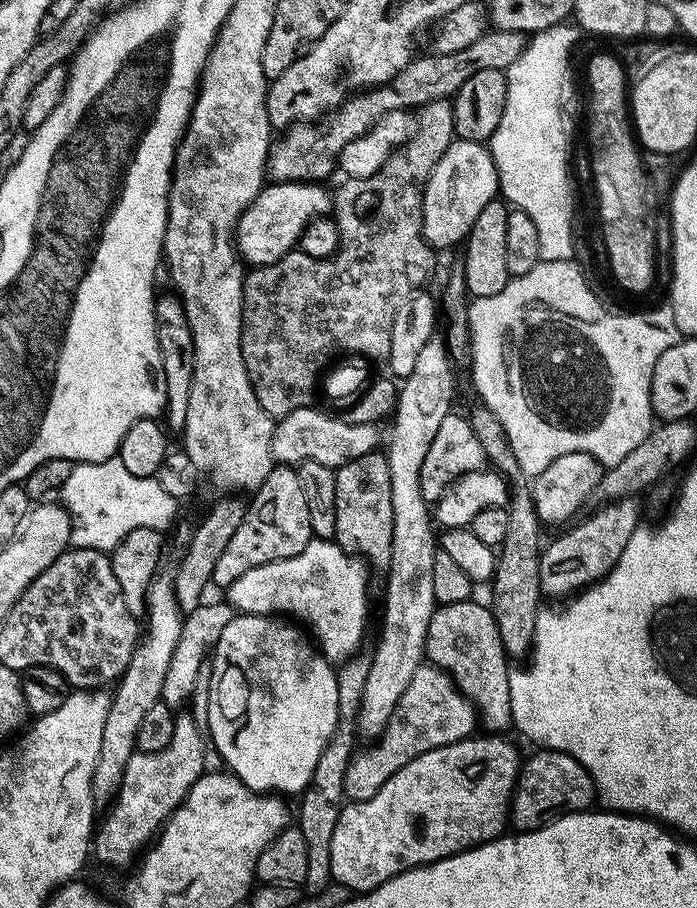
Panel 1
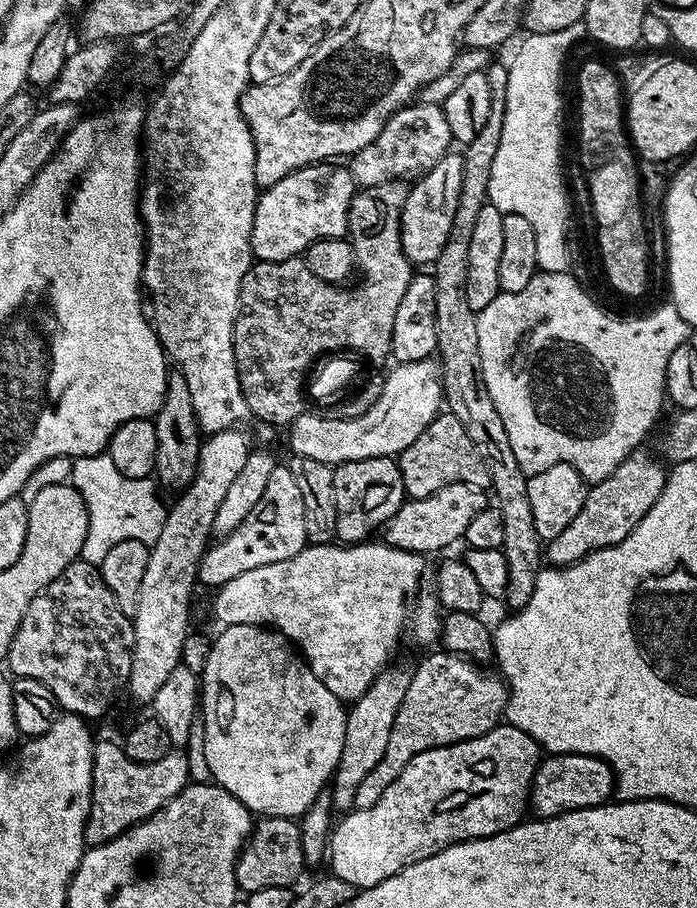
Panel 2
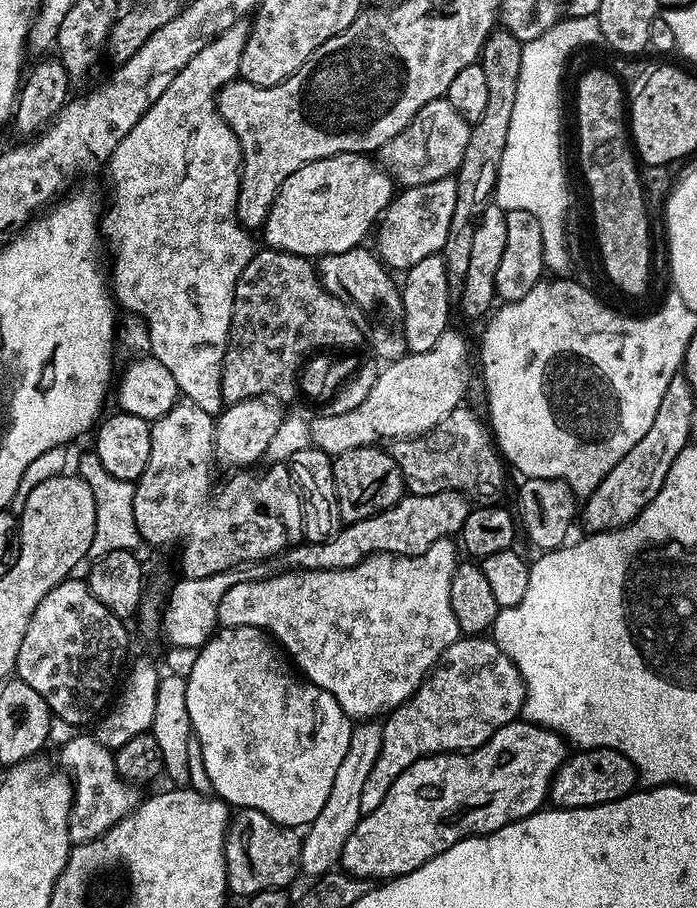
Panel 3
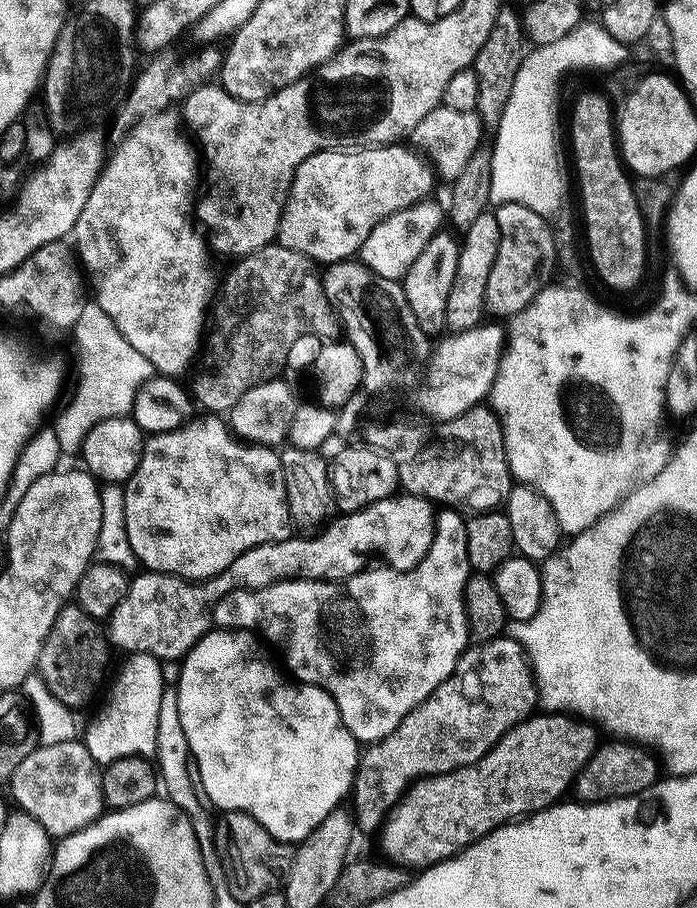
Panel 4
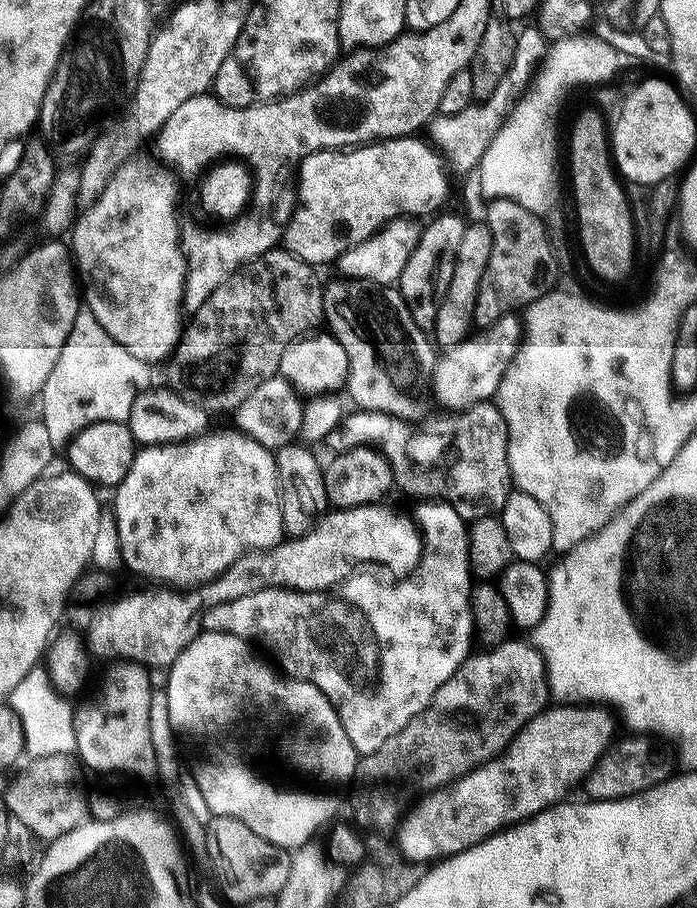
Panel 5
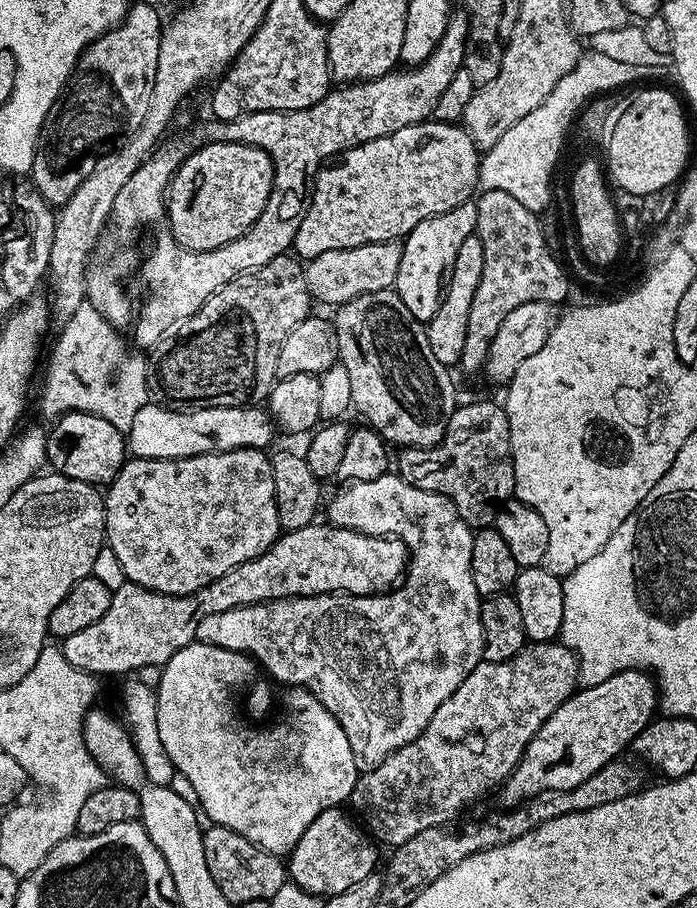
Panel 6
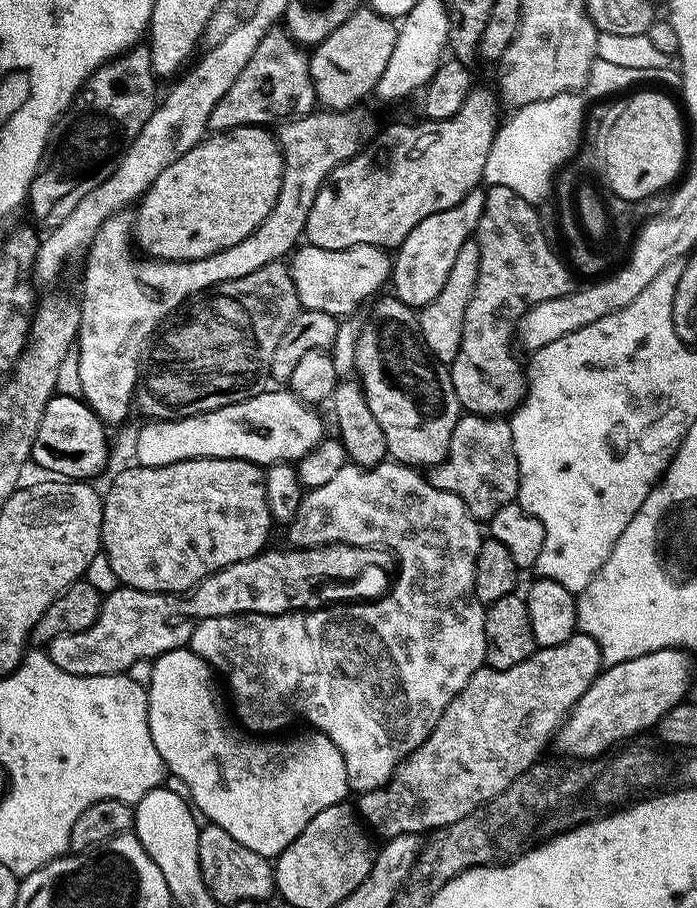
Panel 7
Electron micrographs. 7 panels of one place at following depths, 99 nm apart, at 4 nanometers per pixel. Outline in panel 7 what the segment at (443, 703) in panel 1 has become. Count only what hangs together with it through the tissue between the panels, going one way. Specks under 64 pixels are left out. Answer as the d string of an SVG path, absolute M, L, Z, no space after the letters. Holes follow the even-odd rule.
M577 631L575 636L566 638L566 642L562 642L562 646L537 648L530 658L526 658L526 662L518 662L518 666L510 666L510 670L498 670L487 666L478 669L470 678L470 682L466 682L466 686L462 686L460 693L452 699L450 706L446 706L442 718L438 718L438 722L434 726L434 730L426 738L426 742L422 742L422 746L418 746L418 750L414 750L408 755L407 760L388 779L388 783L382 788L375 788L359 797L358 815L360 820L373 833L376 831L380 838L391 838L402 834L428 834L435 829L445 828L448 824L466 818L466 814L470 814L475 808L481 808L484 804L489 804L495 796L502 794L502 790L509 788L527 768L532 767L543 757L540 755L543 754L544 747L547 744L549 747L553 743L556 731L560 729L564 719L568 716L568 711L578 702L578 698L582 698L582 694L586 694L586 690L590 690L590 686L596 681L596 677L600 675L601 671L602 661L598 644L594 642L594 638L590 638L582 631Z

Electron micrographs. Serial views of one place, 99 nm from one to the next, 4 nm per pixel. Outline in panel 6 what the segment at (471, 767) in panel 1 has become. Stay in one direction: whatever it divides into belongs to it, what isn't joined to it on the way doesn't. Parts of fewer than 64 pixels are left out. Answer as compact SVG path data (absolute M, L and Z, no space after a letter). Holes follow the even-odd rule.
M625 668L601 684L589 684L572 693L530 738L518 766L498 788L505 809L531 802L543 792L570 790L598 774L602 766L621 755L632 739L658 712L658 684L647 671Z

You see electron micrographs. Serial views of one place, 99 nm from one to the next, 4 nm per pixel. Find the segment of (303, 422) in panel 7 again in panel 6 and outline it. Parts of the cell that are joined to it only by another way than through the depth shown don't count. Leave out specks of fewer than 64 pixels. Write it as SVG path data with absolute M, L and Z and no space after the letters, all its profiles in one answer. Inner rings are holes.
M147 402L134 415L133 425L126 433L126 444L133 457L142 460L181 460L187 456L197 456L207 452L229 452L234 448L267 449L274 433L274 421L267 411L260 406L241 406L238 408L205 408L193 407L181 410L176 406L165 406L163 403Z

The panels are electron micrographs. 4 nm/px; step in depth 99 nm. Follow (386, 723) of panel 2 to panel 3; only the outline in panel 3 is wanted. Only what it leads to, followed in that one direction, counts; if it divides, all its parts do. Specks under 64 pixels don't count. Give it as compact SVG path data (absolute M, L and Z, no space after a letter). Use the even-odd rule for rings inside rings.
M360 722L353 727L346 758L342 758L342 766L338 766L338 774L334 774L334 786L330 786L326 806L322 806L322 814L318 814L318 818L314 818L314 822L307 825L302 836L300 871L305 877L326 876L339 865L342 846L346 846L346 838L354 834L354 826L358 826L360 821L362 790L370 770L374 770L374 762L378 762L380 757L383 733L383 727L376 722Z

